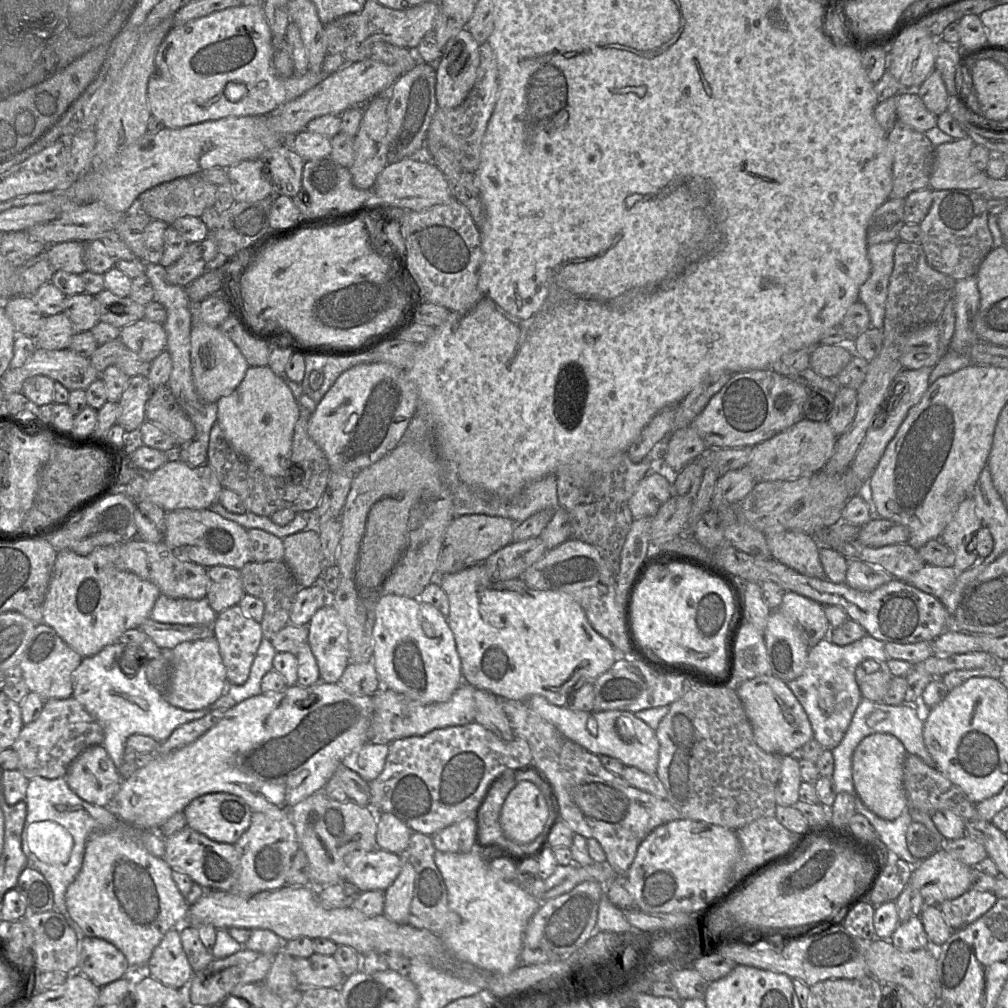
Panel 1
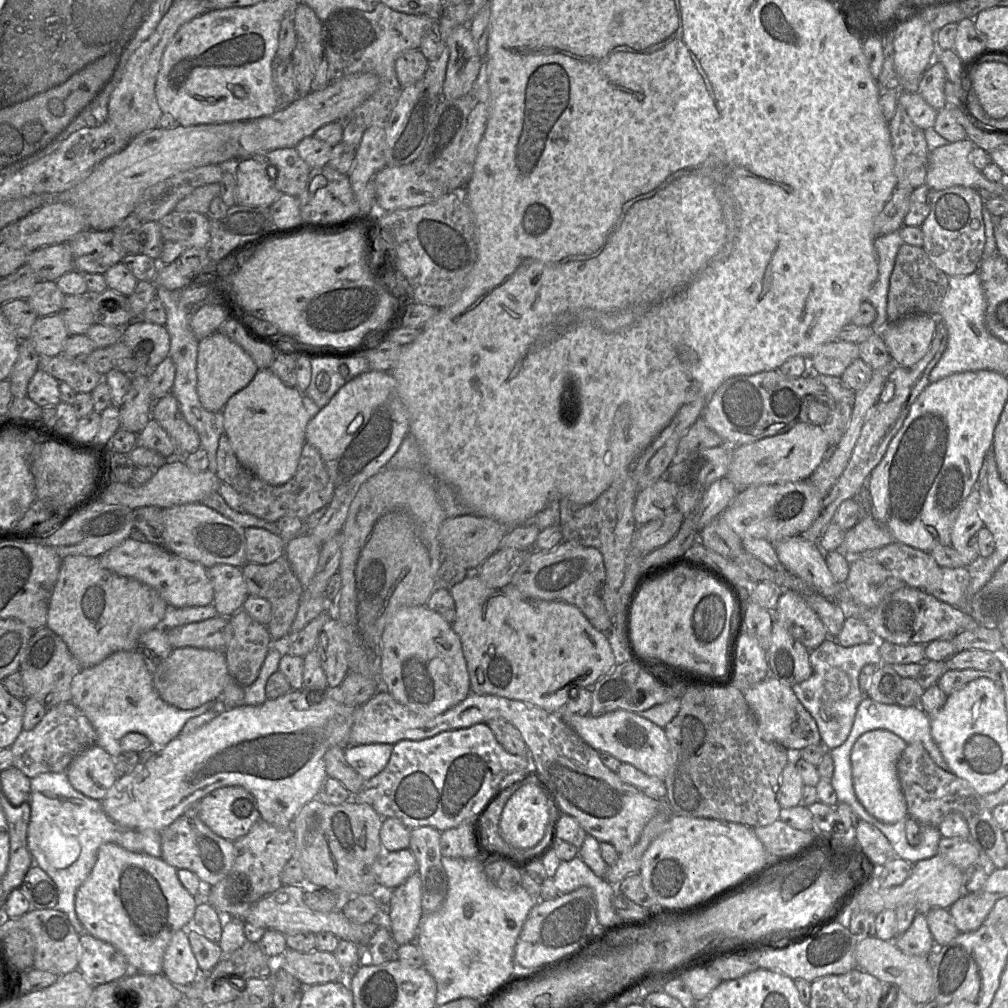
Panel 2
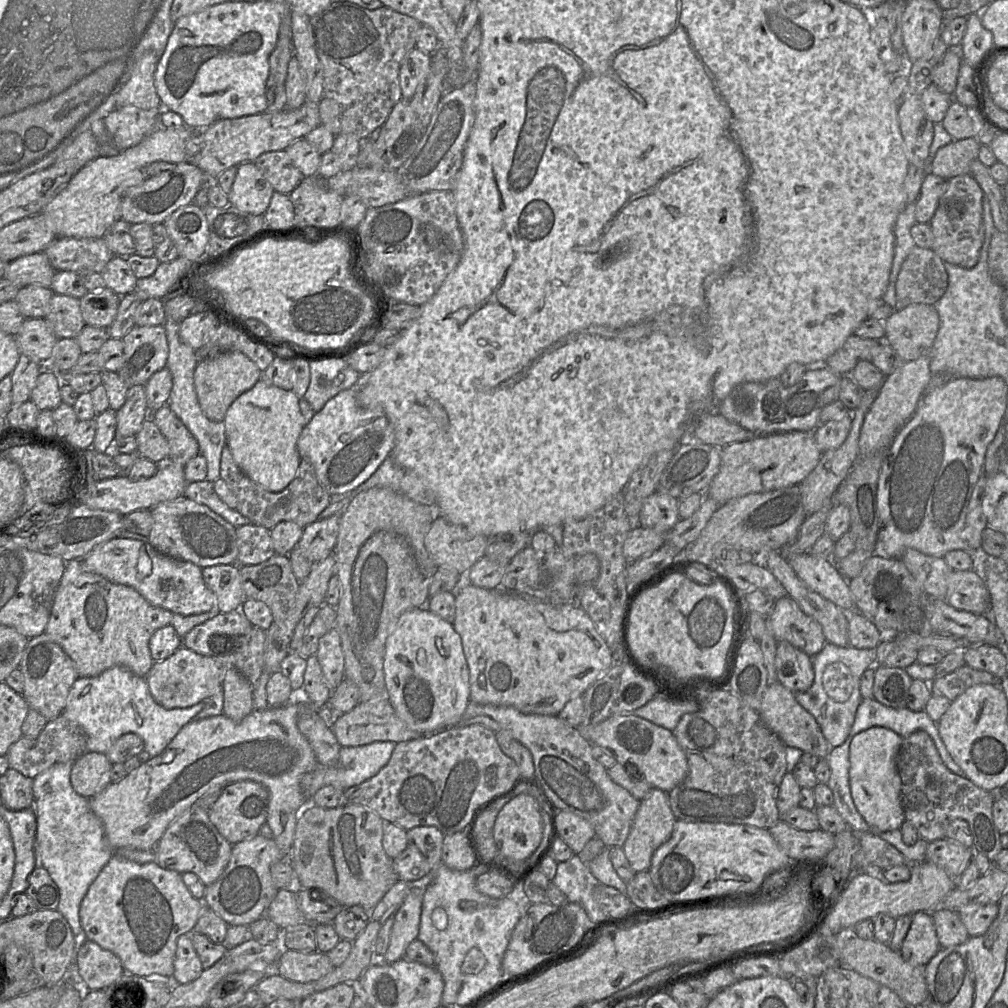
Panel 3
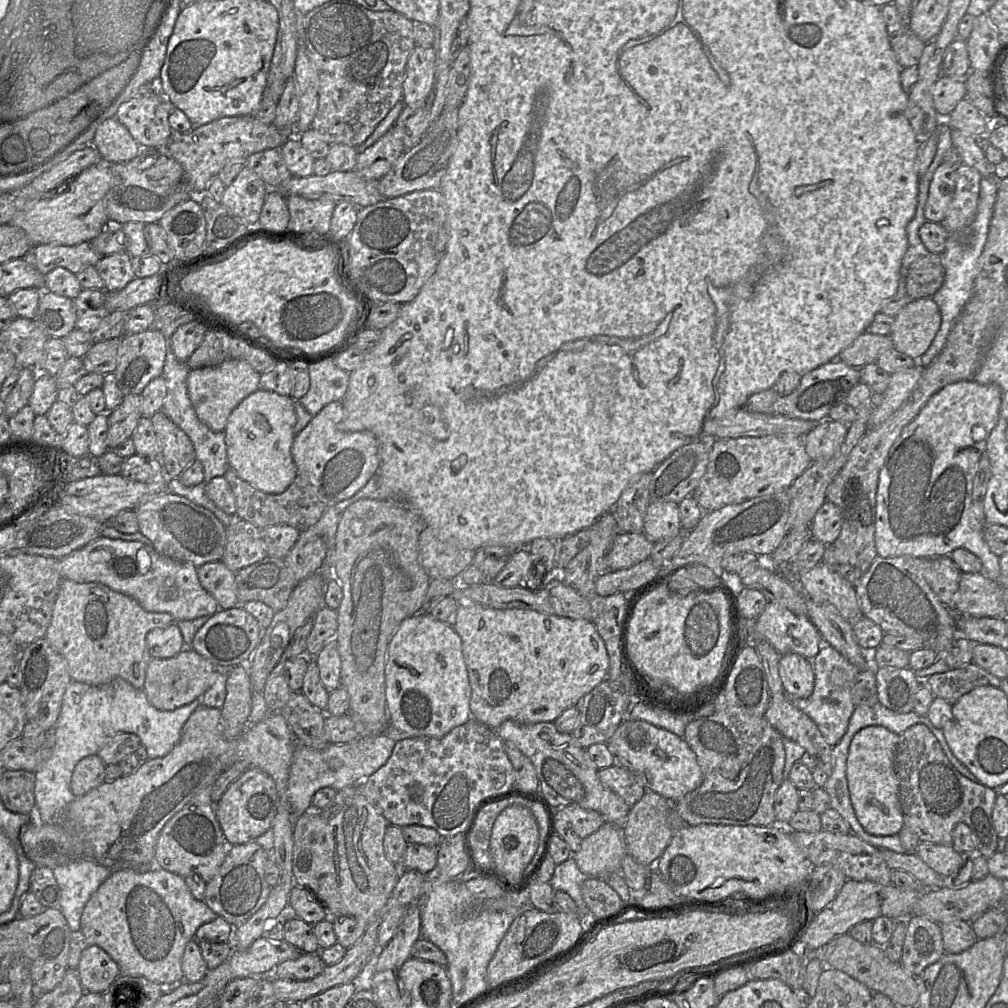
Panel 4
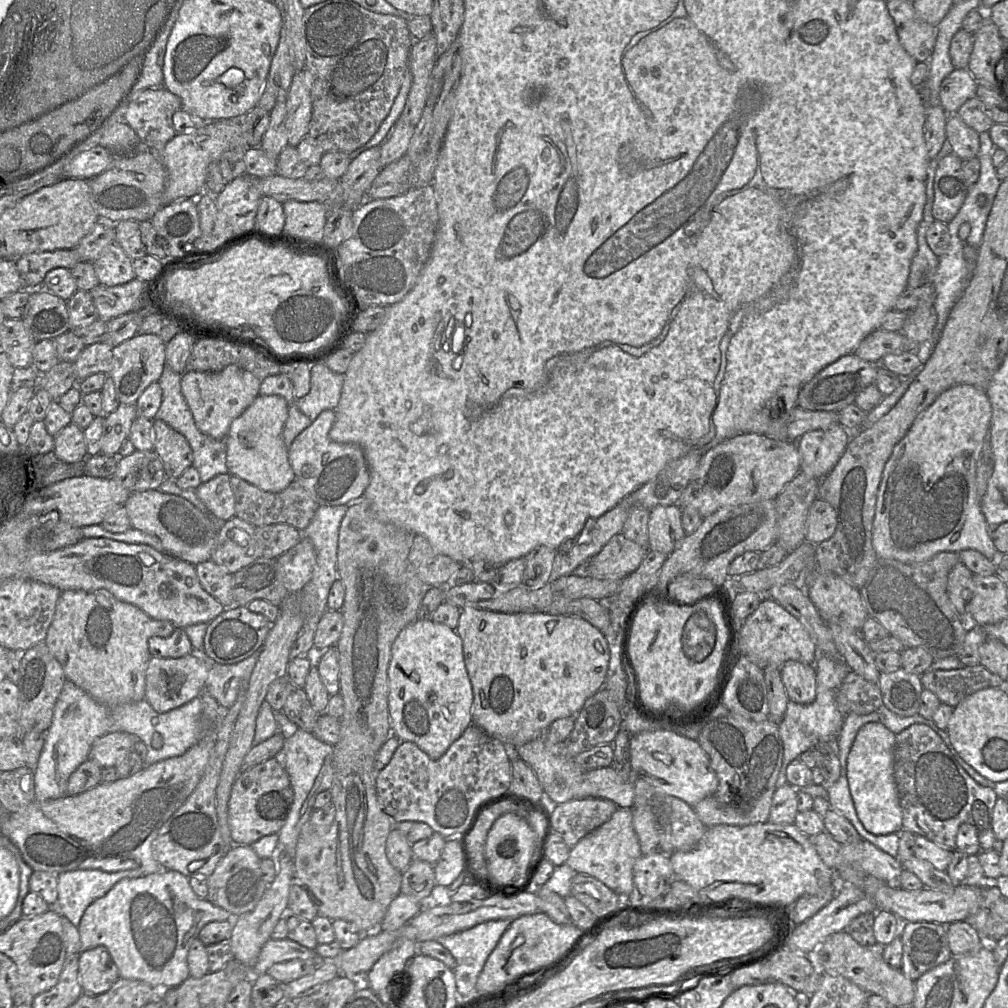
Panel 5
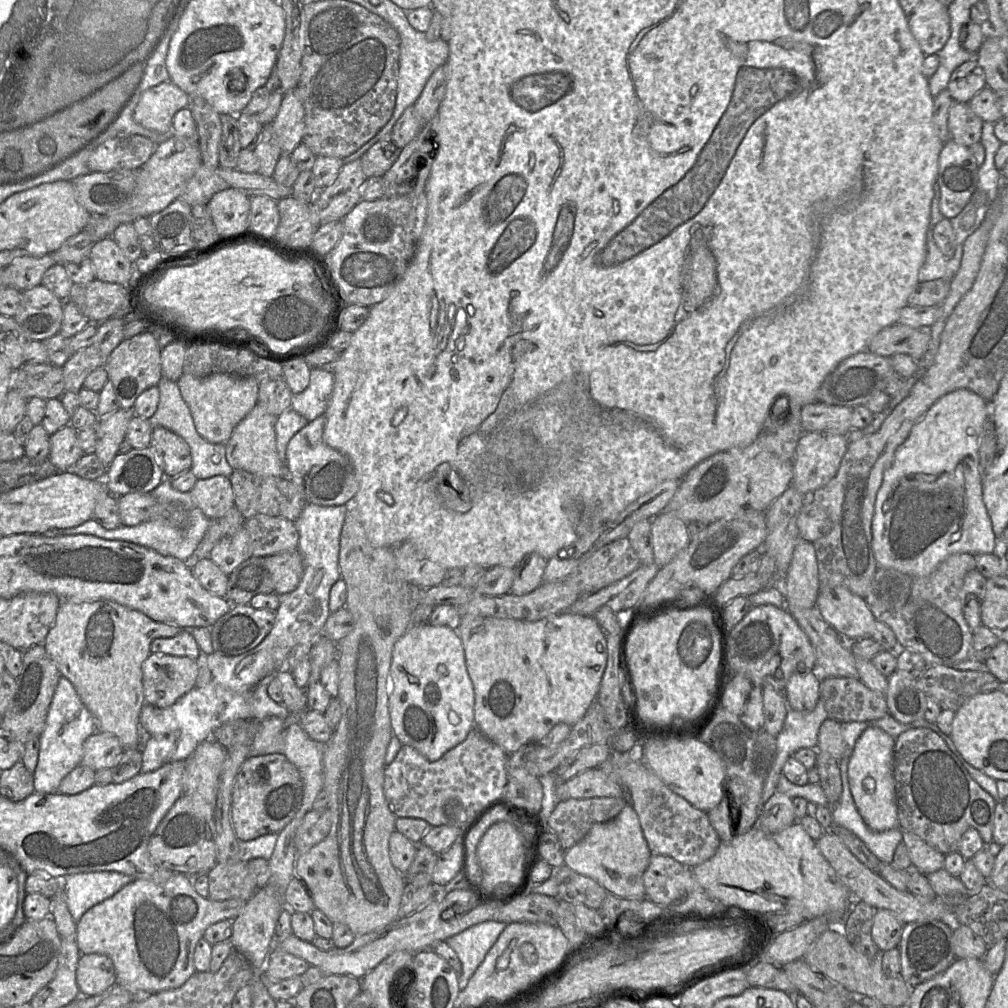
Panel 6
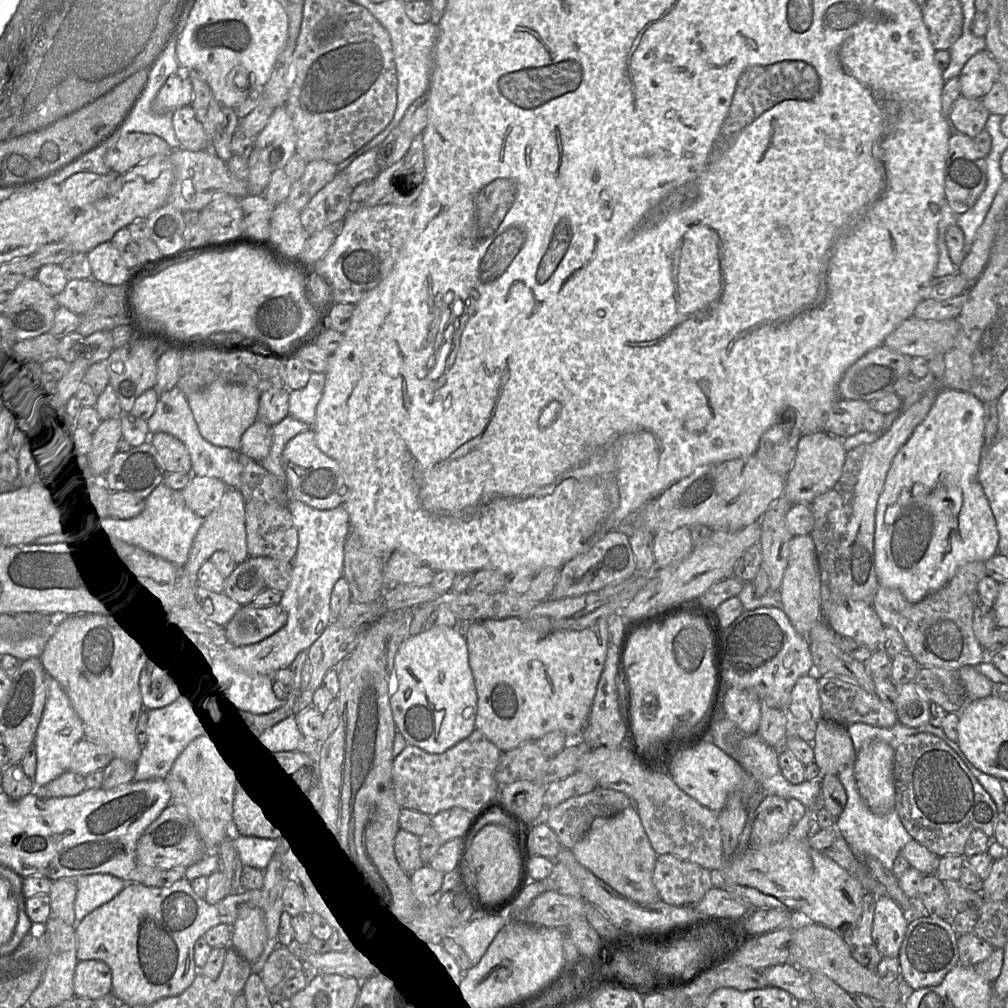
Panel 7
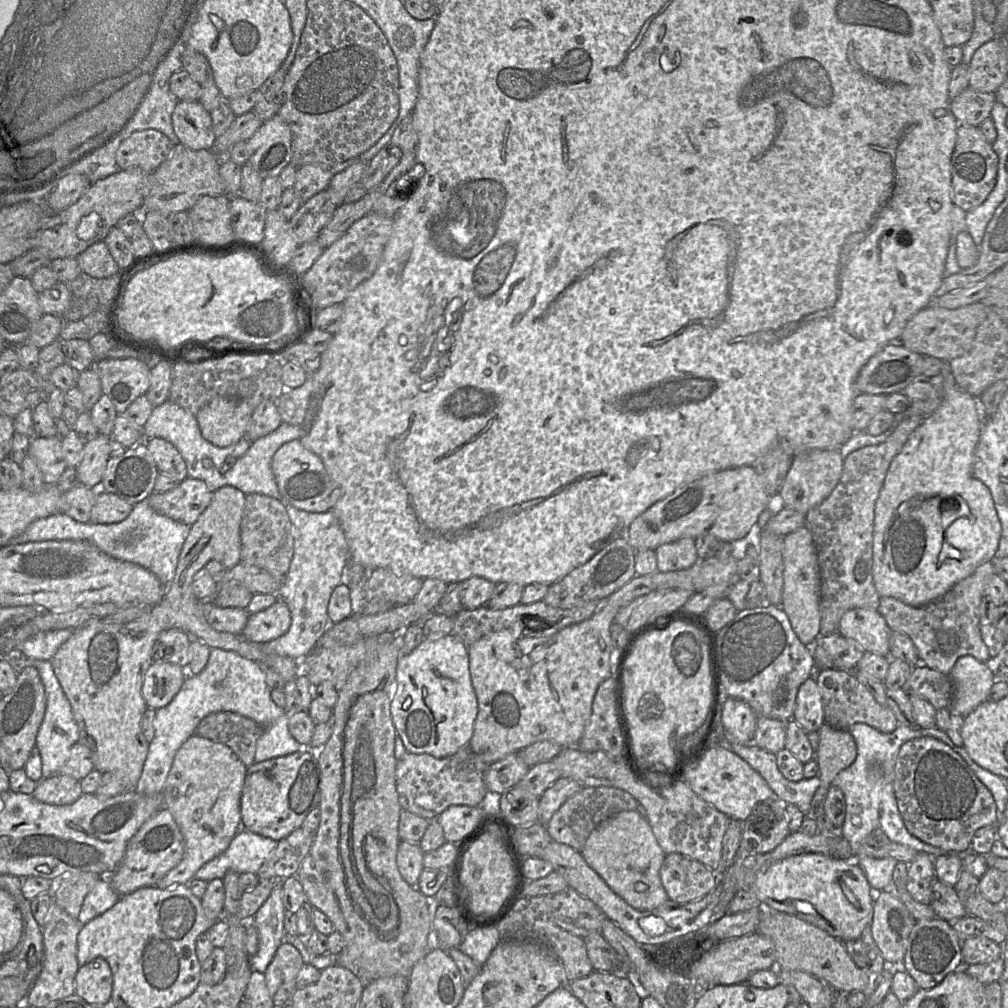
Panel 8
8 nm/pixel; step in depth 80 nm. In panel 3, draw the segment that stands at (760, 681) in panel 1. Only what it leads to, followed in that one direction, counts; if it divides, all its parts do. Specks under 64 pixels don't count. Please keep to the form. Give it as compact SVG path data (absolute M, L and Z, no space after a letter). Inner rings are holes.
M776 682L768 685L758 711L765 725L775 733L786 746L801 749L825 759L834 748L824 737L815 718L795 699L794 693Z

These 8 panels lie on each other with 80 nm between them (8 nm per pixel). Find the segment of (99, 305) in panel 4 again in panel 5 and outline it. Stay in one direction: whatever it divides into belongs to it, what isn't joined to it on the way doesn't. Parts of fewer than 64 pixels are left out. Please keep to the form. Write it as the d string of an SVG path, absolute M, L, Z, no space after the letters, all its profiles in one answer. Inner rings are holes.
M77 290L66 303L69 331L78 337L84 336L89 327L98 320L98 314L90 292Z

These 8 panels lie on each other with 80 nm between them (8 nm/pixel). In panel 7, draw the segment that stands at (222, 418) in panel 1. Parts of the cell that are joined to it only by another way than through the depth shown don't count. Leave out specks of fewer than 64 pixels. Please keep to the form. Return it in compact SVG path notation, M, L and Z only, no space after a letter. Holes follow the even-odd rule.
M256 420L242 435L238 452L258 463L267 457L272 444L271 427Z

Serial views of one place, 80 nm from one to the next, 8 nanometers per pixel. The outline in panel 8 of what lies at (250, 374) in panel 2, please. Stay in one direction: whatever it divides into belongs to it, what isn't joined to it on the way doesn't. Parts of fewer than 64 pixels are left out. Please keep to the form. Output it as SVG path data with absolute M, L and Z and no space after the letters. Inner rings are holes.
M214 398L195 415L202 436L218 447L227 447L245 437L253 410L236 399Z

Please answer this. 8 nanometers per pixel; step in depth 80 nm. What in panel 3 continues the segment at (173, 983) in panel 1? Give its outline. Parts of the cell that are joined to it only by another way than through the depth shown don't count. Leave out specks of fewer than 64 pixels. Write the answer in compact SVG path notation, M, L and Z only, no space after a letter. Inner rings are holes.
M183 934L177 940L172 979L177 984L188 984L202 974L202 963L193 947L190 934Z

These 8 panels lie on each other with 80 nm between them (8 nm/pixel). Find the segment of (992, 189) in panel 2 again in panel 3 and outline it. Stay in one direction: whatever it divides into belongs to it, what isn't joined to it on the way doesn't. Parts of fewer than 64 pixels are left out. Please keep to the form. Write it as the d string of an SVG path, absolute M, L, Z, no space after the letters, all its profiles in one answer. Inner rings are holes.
M976 138L953 140L938 149L930 166L930 173L949 180L970 174L970 166L977 159L981 145Z

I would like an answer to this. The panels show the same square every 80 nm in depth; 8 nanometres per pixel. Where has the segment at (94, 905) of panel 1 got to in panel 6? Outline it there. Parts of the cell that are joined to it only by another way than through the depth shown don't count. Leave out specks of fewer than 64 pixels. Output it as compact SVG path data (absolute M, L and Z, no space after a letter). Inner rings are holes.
M174 873L165 883L156 884L149 880L137 879L126 884L112 897L103 902L93 906L86 911L76 925L76 943L81 954L104 954L108 956L115 967L116 984L122 986L129 991L134 997L144 997L158 992L176 989L182 986L195 972L193 954L195 946L203 937L205 930L212 924L219 921L232 921L241 912L247 902L240 899L229 899L225 901L213 901L208 897L200 896L192 886L192 877L182 874Z

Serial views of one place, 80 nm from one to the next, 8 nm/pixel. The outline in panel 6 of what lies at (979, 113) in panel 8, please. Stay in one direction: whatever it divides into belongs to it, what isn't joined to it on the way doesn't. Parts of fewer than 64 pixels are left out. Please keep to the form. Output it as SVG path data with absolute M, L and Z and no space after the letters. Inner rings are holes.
M952 103L948 114L948 129L950 139L957 144L970 147L980 142L983 123L967 103Z

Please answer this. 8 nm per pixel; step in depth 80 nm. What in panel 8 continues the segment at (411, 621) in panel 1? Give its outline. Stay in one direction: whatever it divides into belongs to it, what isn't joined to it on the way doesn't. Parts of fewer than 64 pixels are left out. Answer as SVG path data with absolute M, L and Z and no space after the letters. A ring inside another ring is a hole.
M450 633L440 638L424 638L411 653L401 655L390 705L396 733L407 752L444 758L467 746L478 714L468 646Z

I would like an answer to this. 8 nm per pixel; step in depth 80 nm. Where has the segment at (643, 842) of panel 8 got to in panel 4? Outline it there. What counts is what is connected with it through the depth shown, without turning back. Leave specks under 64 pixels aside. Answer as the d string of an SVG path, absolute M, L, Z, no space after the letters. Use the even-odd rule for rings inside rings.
M605 822L583 840L580 849L572 857L585 875L606 879L611 874L620 872L626 854L624 829Z

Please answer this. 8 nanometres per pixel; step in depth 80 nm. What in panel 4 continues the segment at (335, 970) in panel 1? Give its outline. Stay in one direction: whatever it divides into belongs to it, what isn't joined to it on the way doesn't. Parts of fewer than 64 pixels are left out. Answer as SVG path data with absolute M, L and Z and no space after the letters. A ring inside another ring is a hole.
M302 953L298 958L279 963L268 975L283 980L308 980L319 975L325 968L318 953Z

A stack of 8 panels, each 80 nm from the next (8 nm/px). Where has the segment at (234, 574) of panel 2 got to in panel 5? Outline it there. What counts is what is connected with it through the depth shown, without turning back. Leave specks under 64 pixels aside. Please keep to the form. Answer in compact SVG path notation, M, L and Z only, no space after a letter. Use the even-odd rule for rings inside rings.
M211 560L195 566L202 588L218 600L225 608L234 606L232 596L232 576L224 568Z

